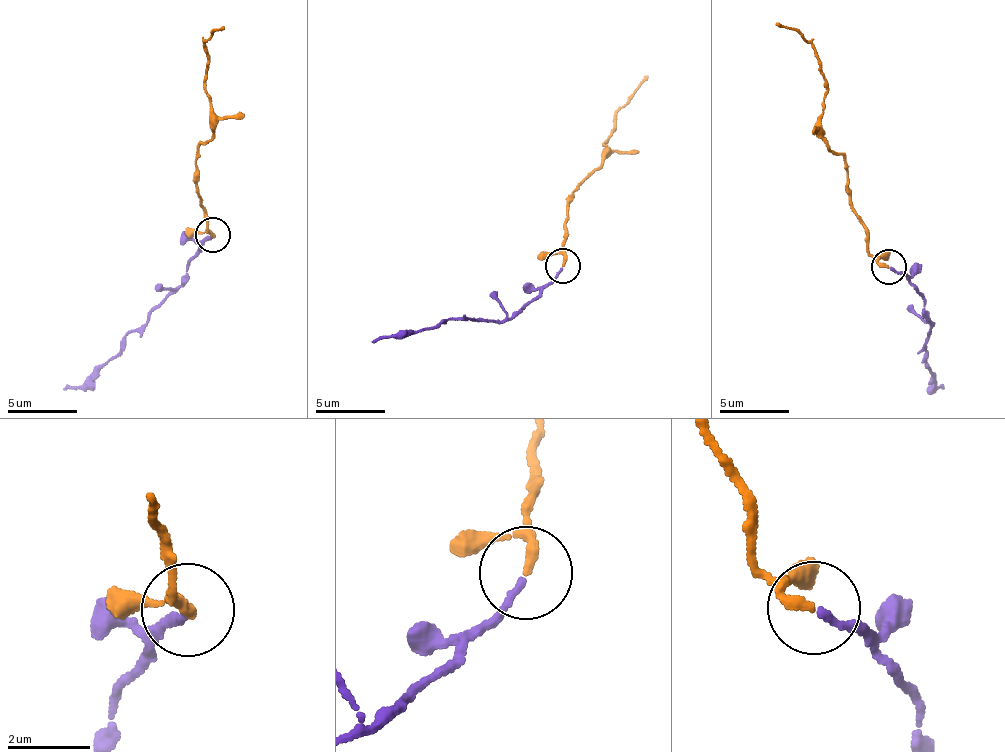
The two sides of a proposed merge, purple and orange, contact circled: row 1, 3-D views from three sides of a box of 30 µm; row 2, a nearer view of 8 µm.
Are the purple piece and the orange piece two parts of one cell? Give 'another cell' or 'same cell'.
same cell

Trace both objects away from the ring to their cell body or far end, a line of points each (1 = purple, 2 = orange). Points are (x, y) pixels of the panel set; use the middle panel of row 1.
1: (563, 268), (521, 313), (500, 321), (446, 321), (444, 324), (372, 341)
2: (563, 265), (563, 240), (567, 232), (565, 208), (573, 190), (599, 166), (617, 116), (647, 74)

